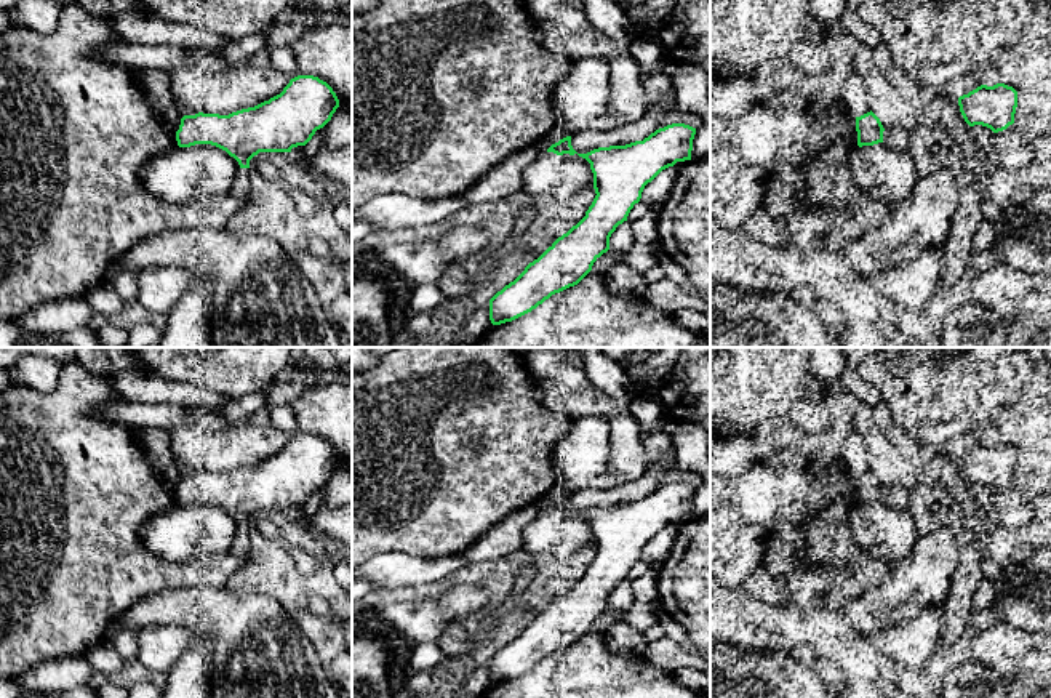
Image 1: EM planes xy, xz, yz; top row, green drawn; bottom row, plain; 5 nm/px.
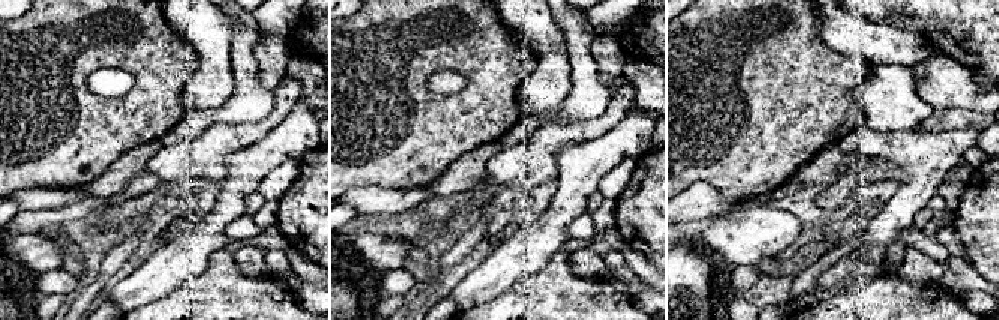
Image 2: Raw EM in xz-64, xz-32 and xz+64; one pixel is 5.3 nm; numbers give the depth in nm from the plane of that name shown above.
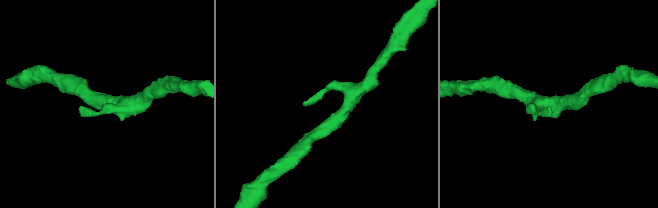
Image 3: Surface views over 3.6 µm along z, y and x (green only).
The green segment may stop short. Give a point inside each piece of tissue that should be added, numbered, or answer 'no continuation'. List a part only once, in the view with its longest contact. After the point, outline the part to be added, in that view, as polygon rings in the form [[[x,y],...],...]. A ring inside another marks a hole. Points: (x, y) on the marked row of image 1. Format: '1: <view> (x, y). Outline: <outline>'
no continuation

